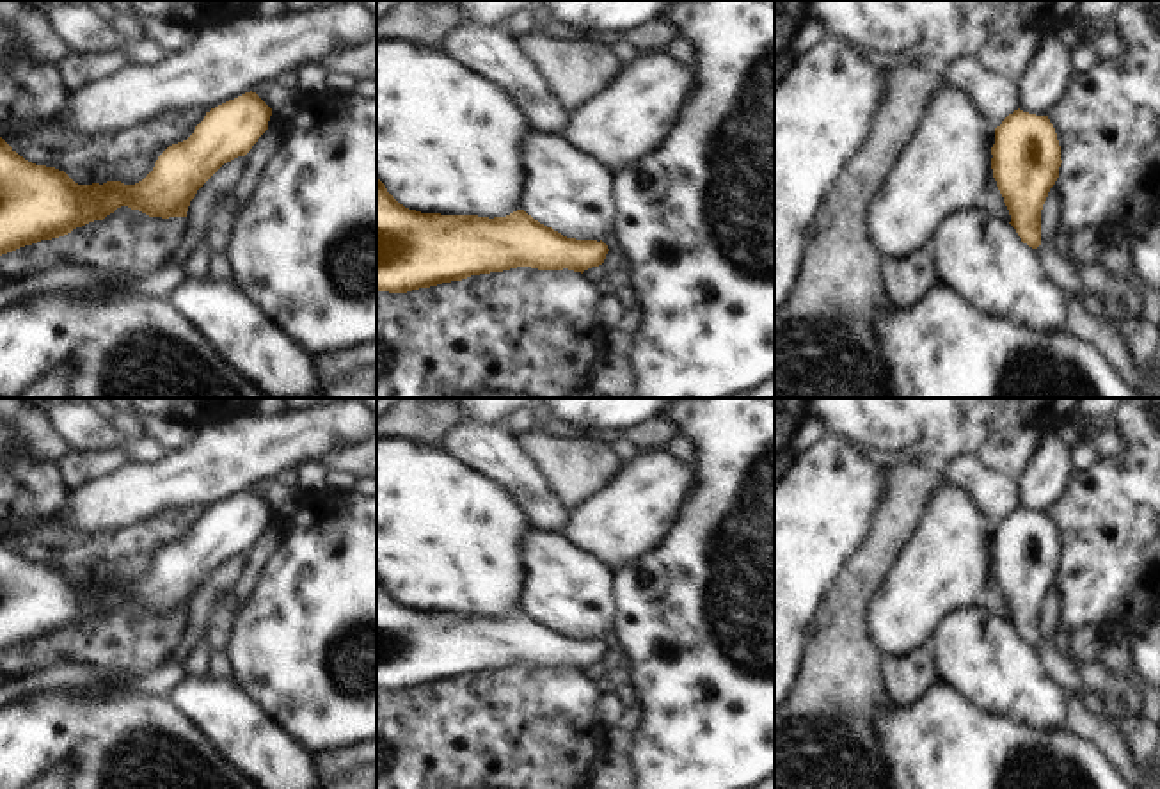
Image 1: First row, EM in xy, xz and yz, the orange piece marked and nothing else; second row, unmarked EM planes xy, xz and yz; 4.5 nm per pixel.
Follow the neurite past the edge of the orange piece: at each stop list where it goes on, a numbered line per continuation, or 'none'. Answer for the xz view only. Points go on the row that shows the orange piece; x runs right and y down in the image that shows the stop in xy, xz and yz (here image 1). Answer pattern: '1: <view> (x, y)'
none

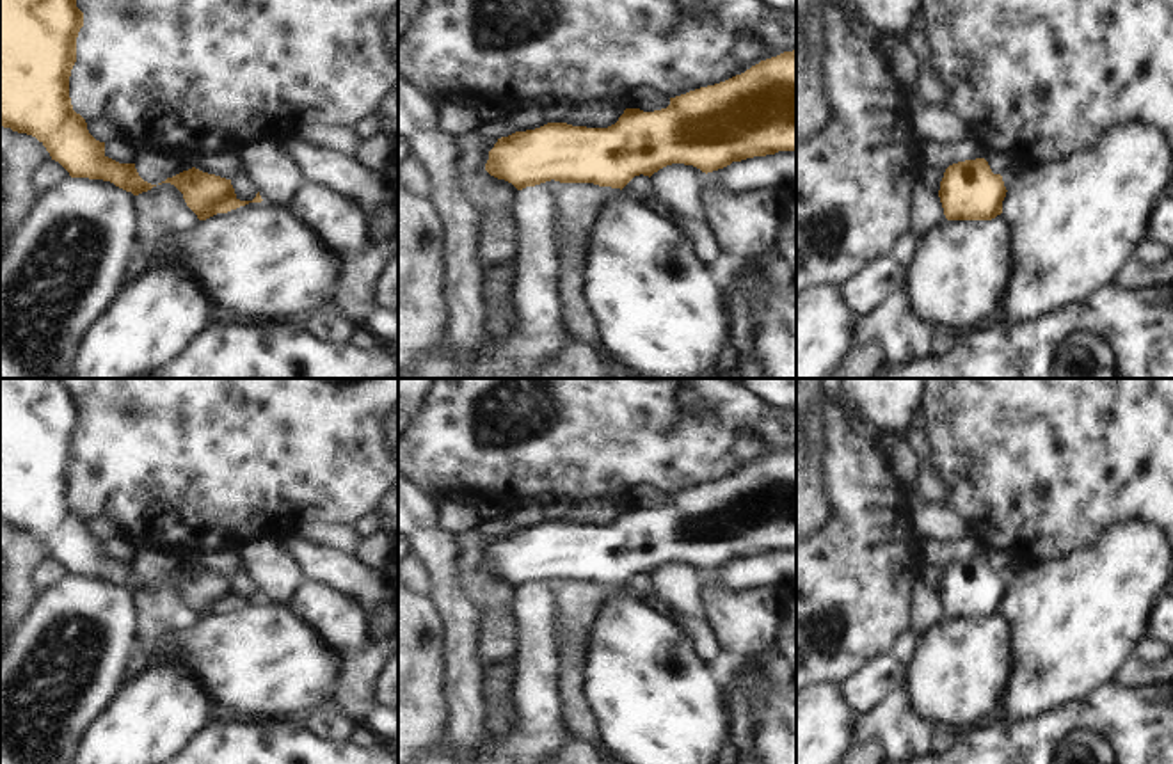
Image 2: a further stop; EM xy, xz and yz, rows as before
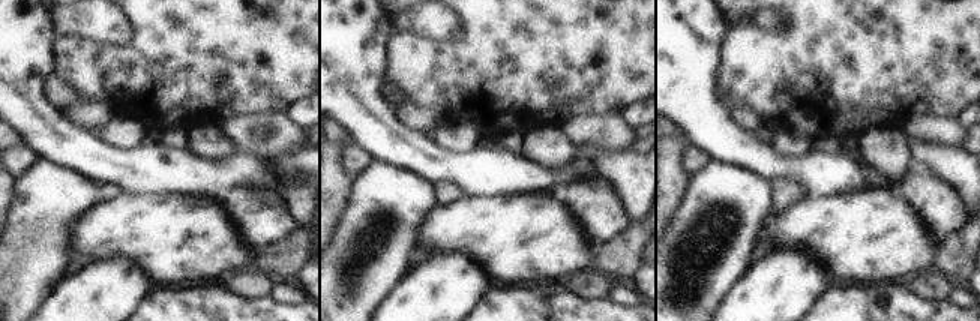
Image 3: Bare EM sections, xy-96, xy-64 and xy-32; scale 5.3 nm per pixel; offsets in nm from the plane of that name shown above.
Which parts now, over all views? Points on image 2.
none

